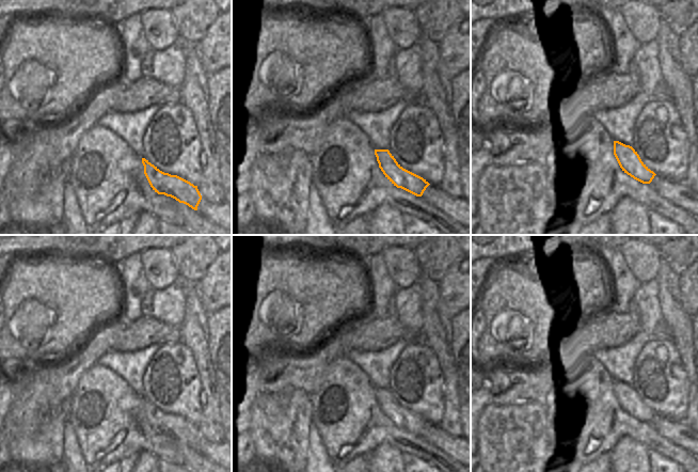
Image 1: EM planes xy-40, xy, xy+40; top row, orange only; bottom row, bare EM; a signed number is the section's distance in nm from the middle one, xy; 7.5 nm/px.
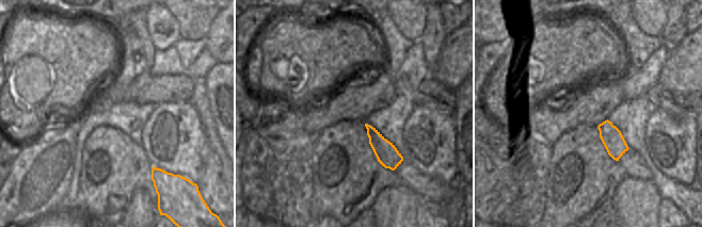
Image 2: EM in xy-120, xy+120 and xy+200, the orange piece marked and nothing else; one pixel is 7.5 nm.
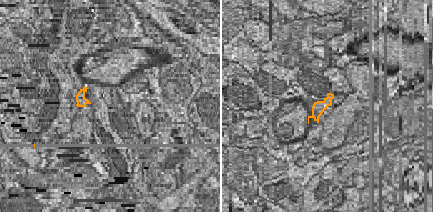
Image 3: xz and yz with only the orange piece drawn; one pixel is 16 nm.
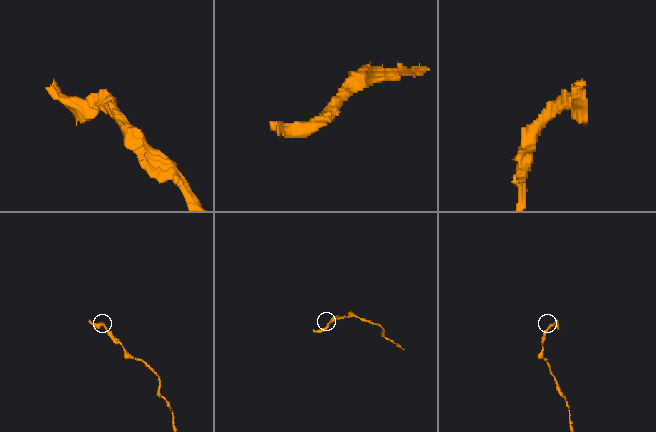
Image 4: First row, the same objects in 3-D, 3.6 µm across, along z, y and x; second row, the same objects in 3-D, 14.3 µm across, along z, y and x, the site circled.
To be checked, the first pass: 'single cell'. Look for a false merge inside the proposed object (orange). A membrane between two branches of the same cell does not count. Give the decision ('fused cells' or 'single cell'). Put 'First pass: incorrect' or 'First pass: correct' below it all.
single cell
First pass: correct

